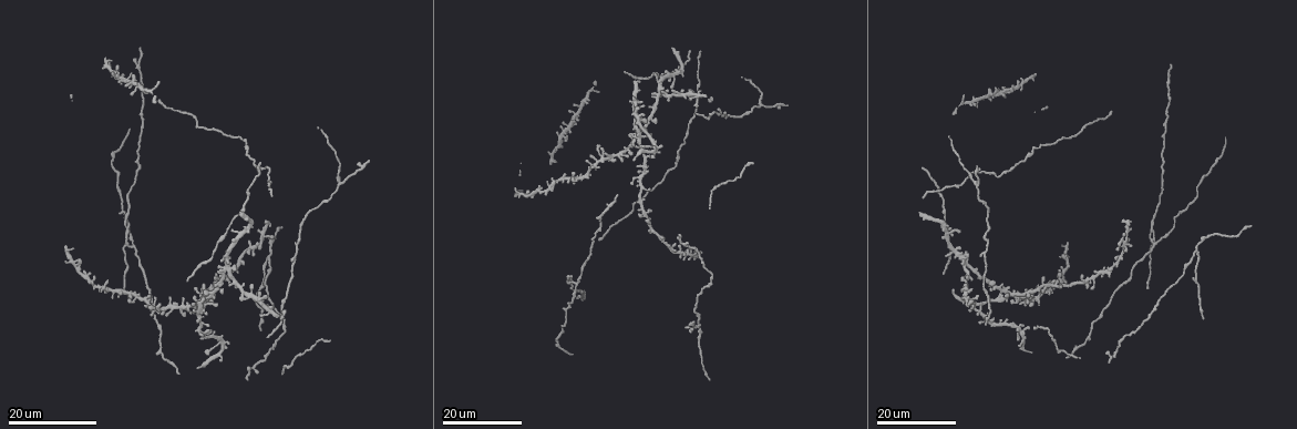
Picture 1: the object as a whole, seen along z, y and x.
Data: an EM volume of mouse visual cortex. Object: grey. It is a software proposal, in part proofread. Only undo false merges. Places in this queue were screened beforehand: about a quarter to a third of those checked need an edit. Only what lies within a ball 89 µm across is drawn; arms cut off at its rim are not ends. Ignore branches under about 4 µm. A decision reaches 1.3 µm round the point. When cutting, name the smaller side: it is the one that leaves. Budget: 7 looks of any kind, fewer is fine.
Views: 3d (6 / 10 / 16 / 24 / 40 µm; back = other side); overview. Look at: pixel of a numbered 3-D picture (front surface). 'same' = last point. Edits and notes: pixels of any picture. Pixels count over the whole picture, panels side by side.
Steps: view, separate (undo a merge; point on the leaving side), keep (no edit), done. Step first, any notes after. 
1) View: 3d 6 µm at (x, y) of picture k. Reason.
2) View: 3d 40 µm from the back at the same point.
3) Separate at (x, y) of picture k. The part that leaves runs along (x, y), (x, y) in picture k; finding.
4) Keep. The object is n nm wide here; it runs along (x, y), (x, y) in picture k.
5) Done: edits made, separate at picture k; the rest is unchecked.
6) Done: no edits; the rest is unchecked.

View: 3d 16 µm at (271, 254) of picture 1. A fork.

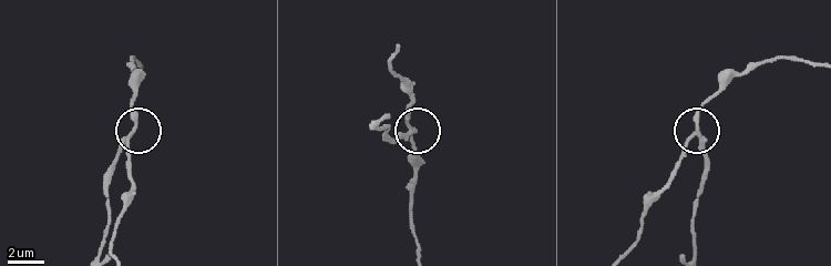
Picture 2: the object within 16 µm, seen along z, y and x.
View: 3d 10 µm at (409, 133) of picture 2.

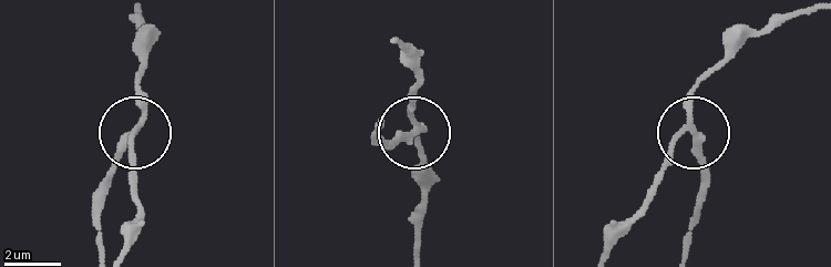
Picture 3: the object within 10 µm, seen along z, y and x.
Separate at (114, 161) of picture 3. The side arm is 19 µm long; the part that leaves runs along (137, 130), (102, 206), (102, 248) in picture 3; a second cell is stuck on.

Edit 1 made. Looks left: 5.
View: 3d 24 µm at (975, 185) of picture 1. Three-way junction.

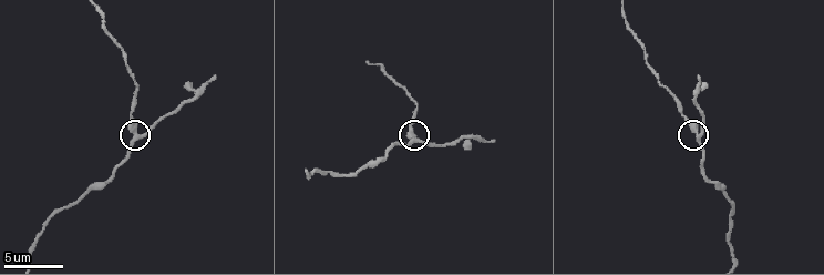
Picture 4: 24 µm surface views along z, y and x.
View: 3d 6 µm at (415, 141) of picture 4. Closer look.

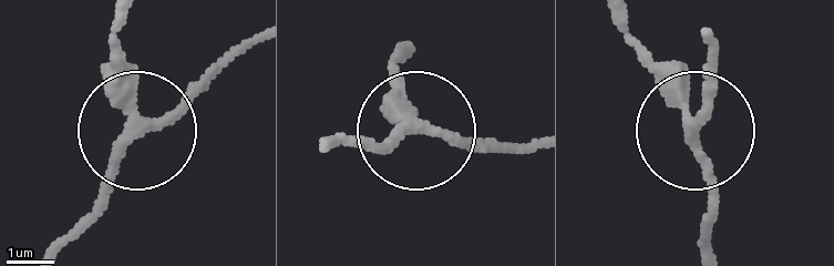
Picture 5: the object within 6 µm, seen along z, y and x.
Keep. The side arm is 9 µm long; it runs along (329, 145), (412, 130), (527, 142) in picture 5; all the same cell.

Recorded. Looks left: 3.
View: 3d 24 µm at (226, 229) of picture 1. Small branch off a trunk.

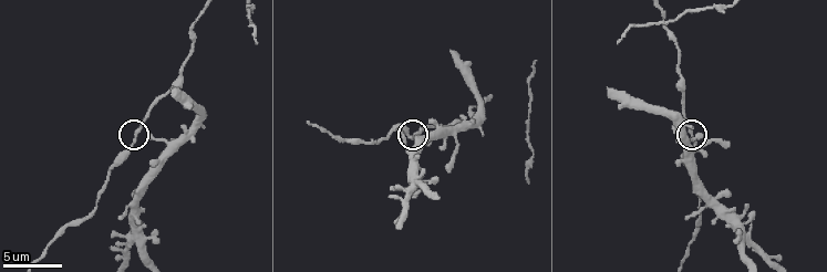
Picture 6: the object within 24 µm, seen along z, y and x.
View: 3d 10 µm at (419, 132) of picture 6. Closer look.

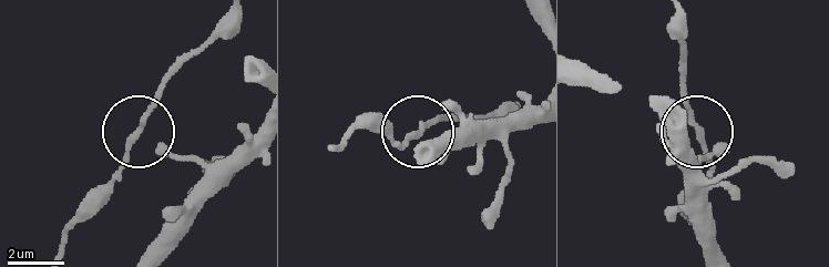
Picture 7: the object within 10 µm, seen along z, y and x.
Keep. The side arm is 18 µm long; all the same cell.

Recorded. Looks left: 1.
Done: edits made, separate at picture 3; the rest is unchecked.

